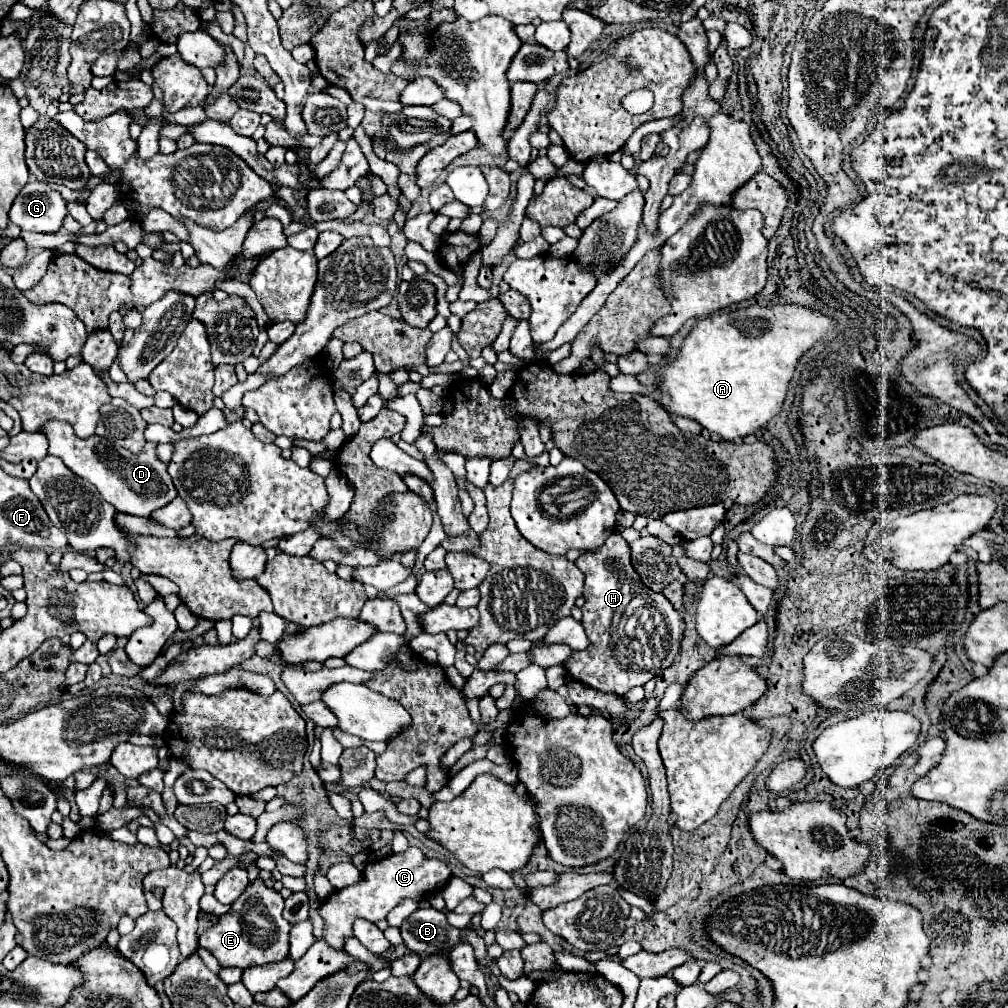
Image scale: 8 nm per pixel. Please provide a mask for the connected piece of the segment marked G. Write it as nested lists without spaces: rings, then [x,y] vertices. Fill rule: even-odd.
[[[30,178],[10,208],[10,222],[20,230],[56,234],[66,214],[66,200],[60,196],[60,192]]]

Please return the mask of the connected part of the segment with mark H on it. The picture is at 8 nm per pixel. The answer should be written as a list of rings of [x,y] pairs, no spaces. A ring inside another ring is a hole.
[[[614,532],[614,534],[606,540],[606,544],[598,548],[598,552],[586,552],[586,554],[582,554],[582,556],[576,560],[576,566],[578,566],[580,572],[584,574],[584,598],[586,598],[586,604],[582,606],[582,626],[584,626],[584,630],[586,630],[586,636],[588,636],[588,640],[590,640],[590,646],[584,648],[584,650],[574,650],[572,656],[564,662],[564,668],[566,668],[566,670],[570,672],[570,676],[572,676],[574,680],[578,680],[578,682],[584,682],[584,684],[588,684],[588,686],[592,686],[592,688],[596,688],[596,690],[602,690],[602,692],[612,692],[612,694],[624,696],[630,688],[646,684],[648,680],[652,680],[652,678],[656,676],[656,672],[666,670],[666,668],[674,662],[674,658],[676,658],[678,652],[680,652],[680,640],[684,638],[684,620],[682,620],[680,612],[676,612],[676,610],[672,608],[672,604],[670,604],[662,594],[648,590],[648,588],[640,582],[636,570],[634,570],[632,564],[630,564],[630,548],[628,548],[628,542],[624,542],[624,538],[622,538],[618,532]]]

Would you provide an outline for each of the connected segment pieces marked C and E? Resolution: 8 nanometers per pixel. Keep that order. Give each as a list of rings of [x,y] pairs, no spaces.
[[[408,848],[402,854],[388,856],[380,862],[368,862],[362,872],[362,880],[354,886],[334,890],[326,902],[320,906],[320,914],[326,922],[326,940],[330,946],[342,948],[344,936],[352,936],[352,922],[356,918],[366,918],[370,922],[384,920],[386,914],[404,898],[420,900],[428,892],[440,890],[450,880],[450,868],[440,860],[428,860],[418,848]]]
[[[256,880],[232,904],[230,912],[224,914],[200,936],[200,946],[210,950],[210,954],[224,968],[236,966],[246,970],[250,966],[280,962],[288,958],[288,932],[290,932],[290,924],[282,918],[282,908],[284,898],[272,888],[266,888],[262,880]]]

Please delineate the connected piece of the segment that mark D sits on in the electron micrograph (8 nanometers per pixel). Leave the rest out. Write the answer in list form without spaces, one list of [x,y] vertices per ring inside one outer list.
[[[52,418],[38,430],[48,438],[48,454],[62,458],[62,462],[74,474],[94,484],[102,498],[108,500],[122,514],[150,516],[154,510],[176,498],[176,488],[170,474],[166,472],[166,464],[156,458],[154,442],[148,442],[138,454],[132,454],[128,450],[120,450],[120,446],[112,446],[100,436],[90,436],[86,440],[76,438],[72,426],[62,420]]]

